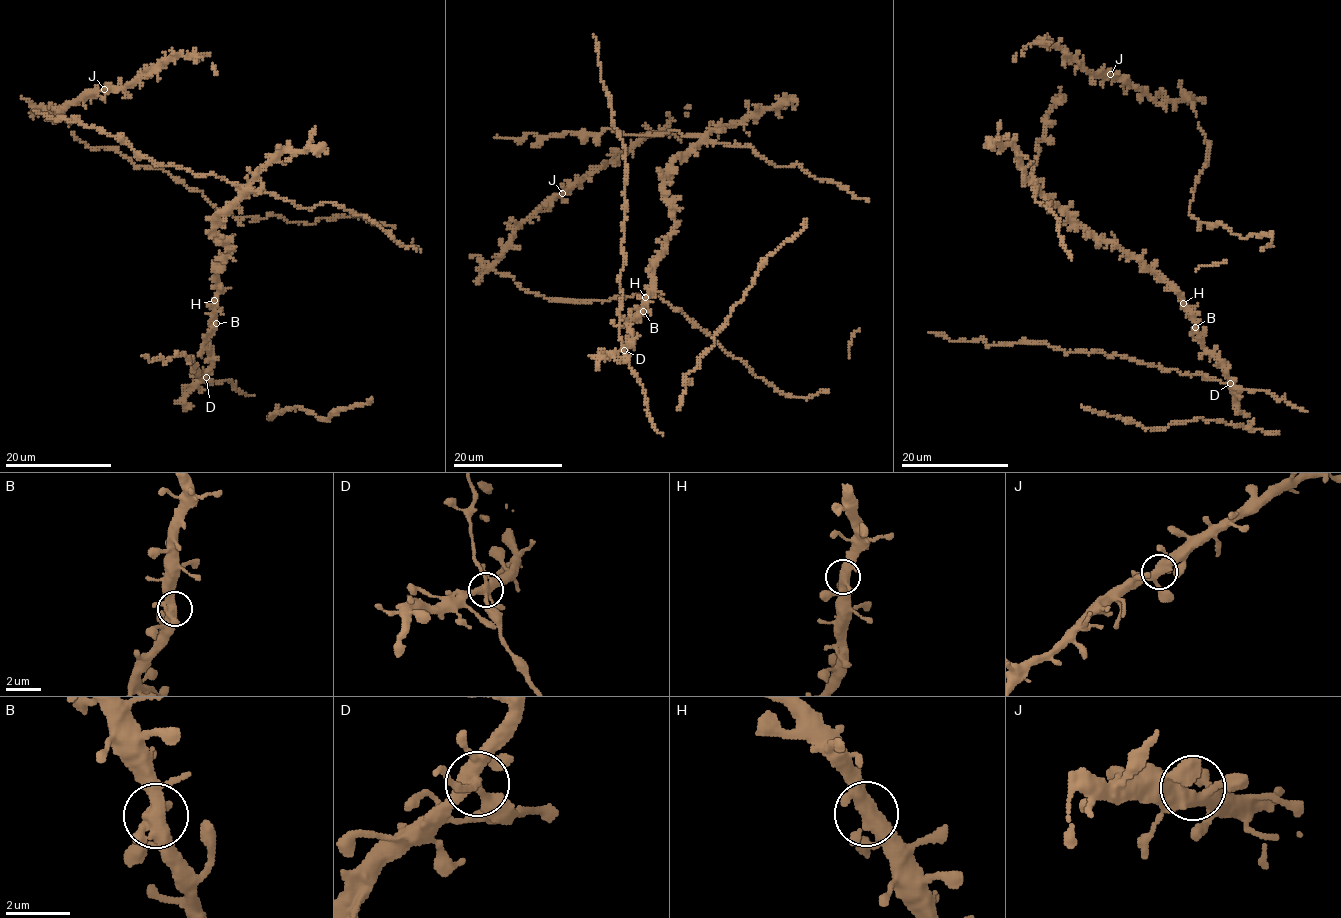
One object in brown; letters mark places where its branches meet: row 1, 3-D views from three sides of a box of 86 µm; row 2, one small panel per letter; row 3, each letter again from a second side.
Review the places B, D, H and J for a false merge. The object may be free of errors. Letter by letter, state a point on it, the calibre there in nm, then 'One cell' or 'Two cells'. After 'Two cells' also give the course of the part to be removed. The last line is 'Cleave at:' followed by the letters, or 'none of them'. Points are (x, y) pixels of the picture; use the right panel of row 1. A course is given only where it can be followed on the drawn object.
B: Place: (1195, 327). Thickness 400 nm. One cell
D: Place: (1230, 383). Thickness 380 nm. One cell
H: Place: (1183, 303). Thickness 400 nm. One cell
J: Place: (1110, 74). Thickness 440 nm. One cell
Cleave at: none of them

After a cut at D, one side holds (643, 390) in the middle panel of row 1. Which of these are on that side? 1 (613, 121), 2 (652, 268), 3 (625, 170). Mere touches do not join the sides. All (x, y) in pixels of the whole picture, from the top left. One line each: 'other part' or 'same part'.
1: same part
2: other part
3: same part

